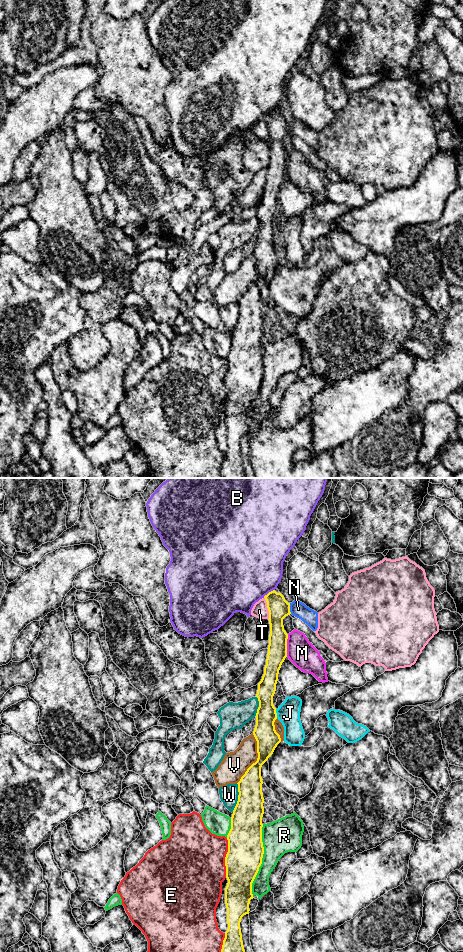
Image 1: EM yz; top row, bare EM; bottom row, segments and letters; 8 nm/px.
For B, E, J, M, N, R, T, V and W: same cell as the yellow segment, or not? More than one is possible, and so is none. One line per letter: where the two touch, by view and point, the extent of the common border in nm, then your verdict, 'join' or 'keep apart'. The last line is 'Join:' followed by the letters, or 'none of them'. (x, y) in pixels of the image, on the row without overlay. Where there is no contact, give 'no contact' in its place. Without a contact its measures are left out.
B: meets yellow in yz at (269, 112); contact 120 nm long; keep apart
E: meets yellow in yz at (225, 378); contact 320 nm long; keep apart
J: meets yellow in yz at (276, 233); contact 70 nm long; keep apart
M: meets yellow in yz at (286, 165); contact 180 nm long; keep apart
N: meets yellow in yz at (289, 128); contact 90 nm long; keep apart
R: meets yellow in yz at (261, 381); contact 600 nm long; keep apart
T: meets yellow in yz at (267, 127); contact 190 nm long; keep apart
V: meets yellow in yz at (257, 278); contact 420 nm long; keep apart
W: meets yellow in yz at (238, 318); contact 240 nm long; keep apart
Join: none of them

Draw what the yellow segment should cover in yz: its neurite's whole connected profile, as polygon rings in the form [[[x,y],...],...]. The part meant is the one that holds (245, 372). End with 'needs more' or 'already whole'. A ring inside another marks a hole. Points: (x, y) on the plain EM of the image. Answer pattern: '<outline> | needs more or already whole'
[[[275,110],[264,116],[269,131],[270,155],[268,174],[264,194],[258,203],[258,210],[255,217],[258,218],[259,227],[256,233],[256,245],[253,255],[257,261],[258,278],[241,297],[238,304],[238,321],[231,337],[231,349],[227,355],[228,372],[225,377],[226,398],[228,400],[225,408],[225,424],[227,428],[228,449],[221,469],[222,478],[246,478],[243,466],[240,442],[244,435],[249,434],[250,420],[253,419],[252,403],[262,384],[264,367],[262,362],[262,337],[264,334],[264,318],[262,313],[263,299],[261,287],[273,274],[277,265],[281,262],[280,255],[275,250],[274,242],[277,239],[276,228],[273,225],[273,216],[276,211],[278,194],[282,183],[287,177],[288,154],[284,150],[283,139],[290,135],[290,123],[284,116]]] | already whole

